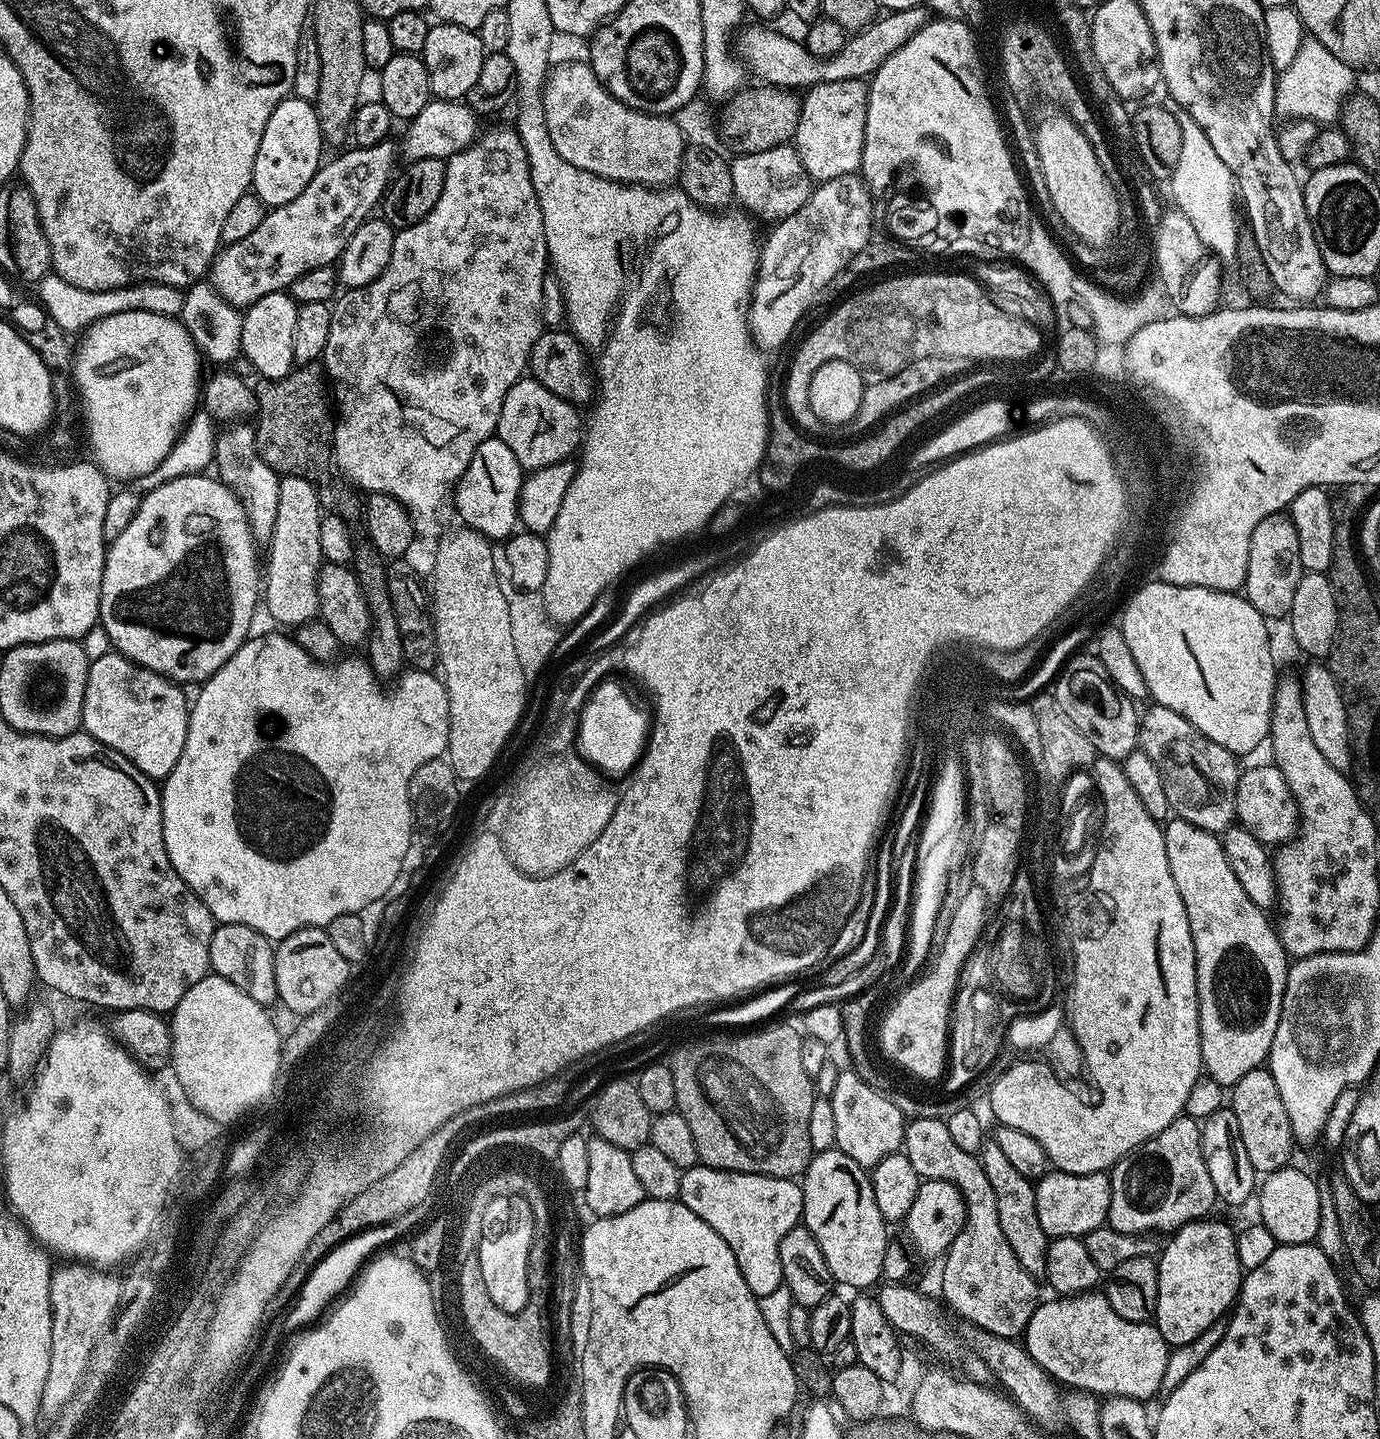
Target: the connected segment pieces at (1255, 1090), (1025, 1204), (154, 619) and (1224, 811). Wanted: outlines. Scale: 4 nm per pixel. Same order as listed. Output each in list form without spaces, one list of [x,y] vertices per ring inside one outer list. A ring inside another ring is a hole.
[[[1267,1067],[1251,1068],[1244,1077],[1238,1078],[1238,1082],[1230,1089],[1230,1107],[1234,1118],[1238,1118],[1238,1131],[1242,1133],[1242,1147],[1246,1150],[1246,1158],[1250,1158],[1250,1166],[1254,1166],[1256,1173],[1267,1174],[1288,1167],[1288,1159],[1294,1147],[1292,1123],[1286,1115],[1286,1106],[1282,1106],[1282,1094],[1278,1094],[1278,1086]]]
[[[994,1138],[985,1139],[978,1155],[982,1170],[986,1170],[986,1179],[994,1190],[994,1198],[998,1201],[998,1222],[1002,1225],[1002,1234],[1006,1234],[1006,1242],[1010,1242],[1010,1250],[1018,1254],[1018,1262],[1022,1262],[1028,1272],[1043,1273],[1050,1237],[1042,1230],[1042,1222],[1038,1222],[1035,1183],[1018,1174]]]
[[[215,475],[180,476],[145,491],[138,506],[138,514],[130,518],[130,526],[126,526],[126,530],[122,530],[122,534],[118,534],[118,538],[111,541],[106,548],[98,624],[101,629],[104,627],[104,632],[112,643],[109,645],[127,660],[154,670],[160,676],[174,680],[181,686],[189,686],[188,684],[192,683],[195,685],[210,679],[228,661],[230,654],[234,654],[234,650],[238,650],[238,646],[242,646],[245,640],[249,639],[253,631],[251,628],[252,619],[256,616],[256,604],[258,608],[262,600],[262,568],[261,565],[256,565],[256,548],[258,541],[252,537],[250,522],[246,518],[242,502]]]
[[[1152,706],[1138,724],[1138,748],[1158,766],[1162,787],[1177,817],[1207,832],[1222,834],[1236,820],[1236,791],[1241,765],[1237,757],[1218,742],[1209,742],[1182,714]]]

